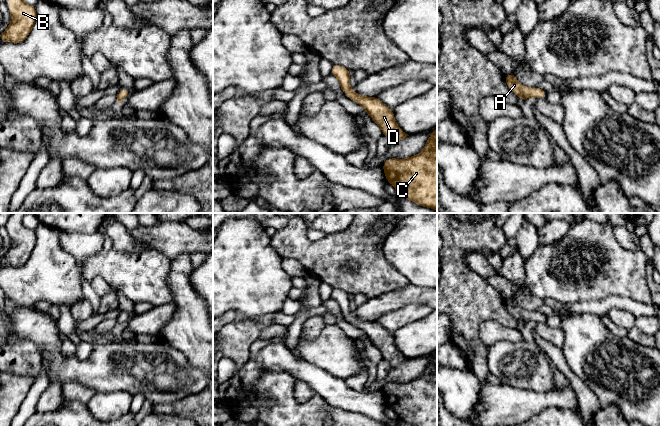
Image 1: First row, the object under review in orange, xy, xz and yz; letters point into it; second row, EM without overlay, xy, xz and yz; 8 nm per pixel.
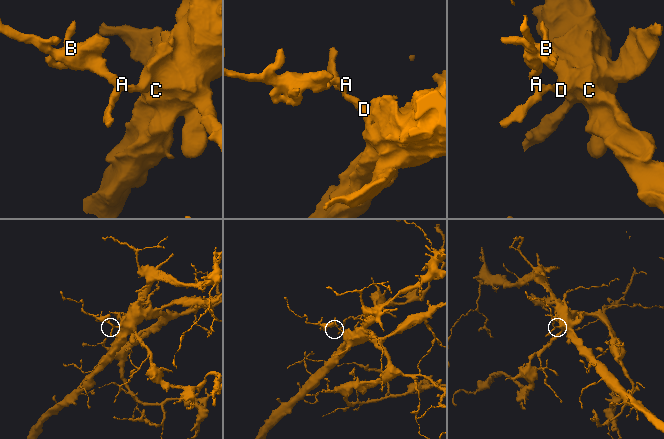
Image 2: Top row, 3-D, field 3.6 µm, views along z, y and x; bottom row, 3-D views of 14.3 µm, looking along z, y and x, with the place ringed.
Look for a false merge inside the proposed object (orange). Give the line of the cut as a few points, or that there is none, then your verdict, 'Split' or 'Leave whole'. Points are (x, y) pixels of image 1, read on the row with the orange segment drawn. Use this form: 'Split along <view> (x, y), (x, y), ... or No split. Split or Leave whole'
No split. Leave whole

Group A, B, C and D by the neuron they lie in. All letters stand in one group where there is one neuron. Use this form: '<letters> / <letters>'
A B C D

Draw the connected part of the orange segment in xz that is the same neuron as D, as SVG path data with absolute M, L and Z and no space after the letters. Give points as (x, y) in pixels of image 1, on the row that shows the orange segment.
M333 65L331 74L339 80L342 92L365 108L366 113L379 125L383 135L390 140L391 144L409 136L397 125L393 110L384 105L377 97L361 96L353 91L349 85L350 70L341 65Z

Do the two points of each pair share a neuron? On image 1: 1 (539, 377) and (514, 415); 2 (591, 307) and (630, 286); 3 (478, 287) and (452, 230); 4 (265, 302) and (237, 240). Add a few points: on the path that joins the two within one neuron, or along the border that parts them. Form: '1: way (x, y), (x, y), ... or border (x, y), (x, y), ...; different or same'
1: border (507, 384), (538, 392), (546, 392), (553, 388); different
2: border (590, 300), (627, 296), (636, 301); different
3: way (464, 273), (454, 263), (454, 244); same
4: way (257, 287), (241, 271), (241, 255); same

